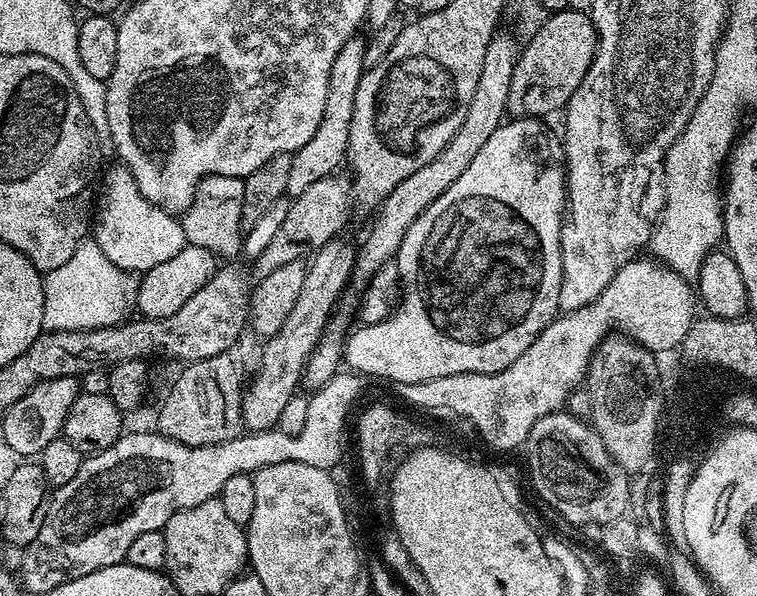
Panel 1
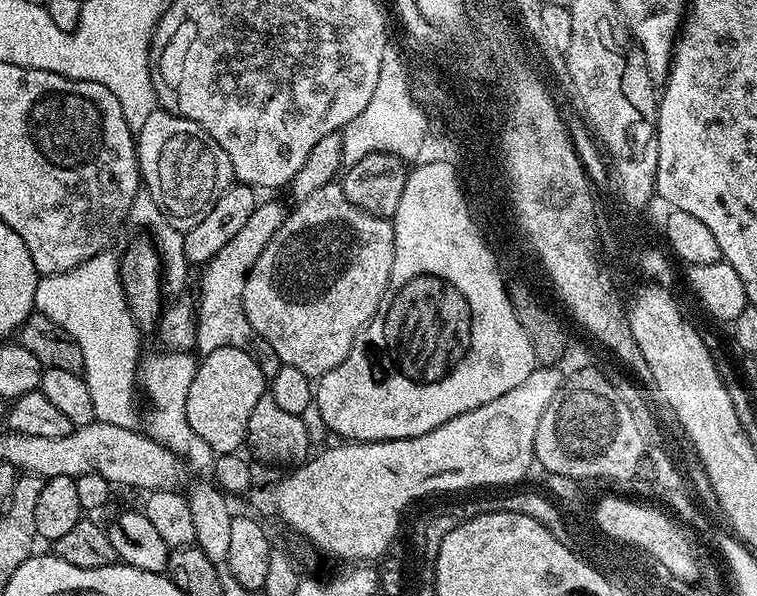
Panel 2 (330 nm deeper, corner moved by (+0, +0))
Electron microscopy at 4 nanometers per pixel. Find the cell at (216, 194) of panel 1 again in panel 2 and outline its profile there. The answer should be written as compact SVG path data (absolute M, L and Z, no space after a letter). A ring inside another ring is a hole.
M158 106L142 130L135 133L135 138L143 187L151 203L156 203L160 211L157 213L175 228L187 230L198 226L198 222L214 210L214 202L218 202L234 183L232 163L226 150L190 118L165 112Z

